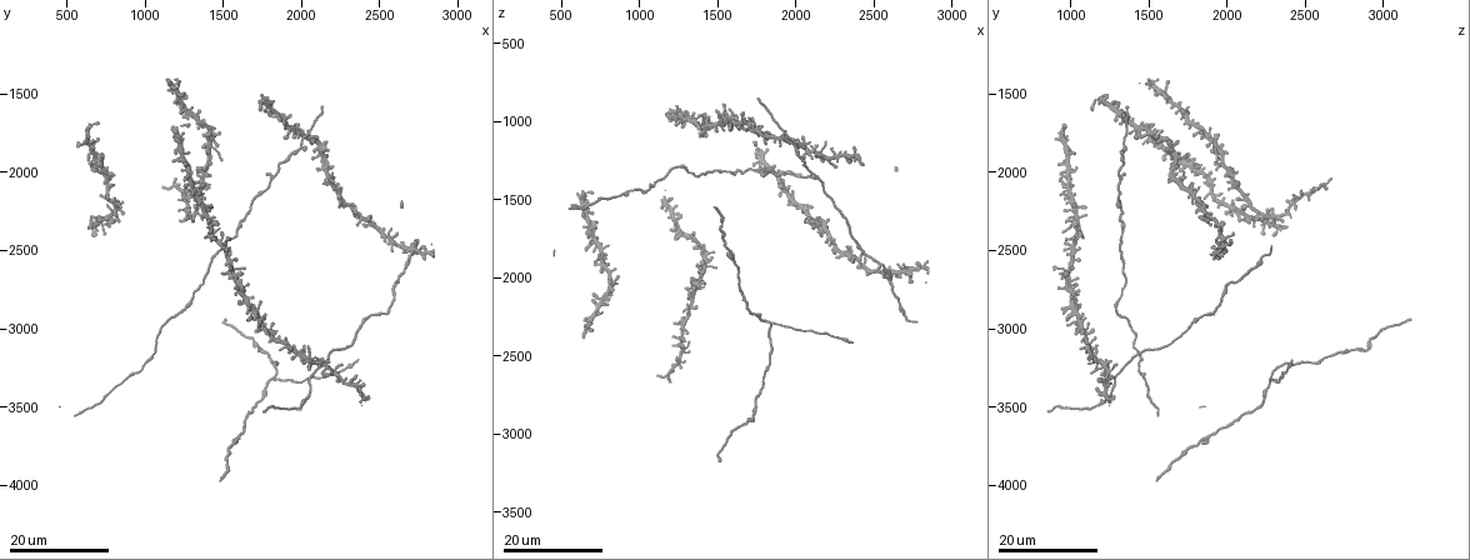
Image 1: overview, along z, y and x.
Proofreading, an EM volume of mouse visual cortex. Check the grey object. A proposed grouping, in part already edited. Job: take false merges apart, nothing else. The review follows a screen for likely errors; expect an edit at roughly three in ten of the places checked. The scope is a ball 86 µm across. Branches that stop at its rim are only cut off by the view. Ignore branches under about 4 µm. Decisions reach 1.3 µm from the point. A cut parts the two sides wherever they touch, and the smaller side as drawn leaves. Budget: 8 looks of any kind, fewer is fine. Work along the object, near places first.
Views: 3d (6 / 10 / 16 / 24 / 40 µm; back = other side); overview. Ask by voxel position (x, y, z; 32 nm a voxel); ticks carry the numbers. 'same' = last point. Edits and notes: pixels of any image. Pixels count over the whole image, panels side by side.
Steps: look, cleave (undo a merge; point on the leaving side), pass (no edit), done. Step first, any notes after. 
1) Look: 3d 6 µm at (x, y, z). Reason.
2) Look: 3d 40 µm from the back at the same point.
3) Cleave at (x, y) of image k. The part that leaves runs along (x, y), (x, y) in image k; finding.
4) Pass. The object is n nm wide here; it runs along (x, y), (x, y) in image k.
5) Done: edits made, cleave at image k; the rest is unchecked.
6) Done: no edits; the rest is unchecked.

Look: 3d 24 µm at (1980, 1840, 1340). Thin arm on a thick one.

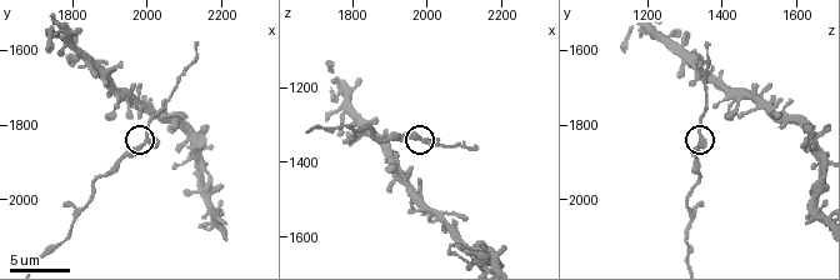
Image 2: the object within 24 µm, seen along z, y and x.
Look: 3d 6 µm at (1990, 1850, 1340). Zoom in.

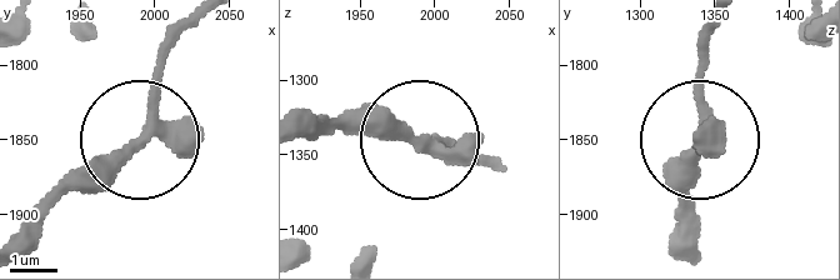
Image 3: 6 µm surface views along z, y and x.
Pass. It runs along (300, 130), (451, 143) in image 3; continuous, no second neuron.

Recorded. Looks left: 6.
Look: 3d 16 µm at (2680, 2480, 1980). Four or more arms meet.

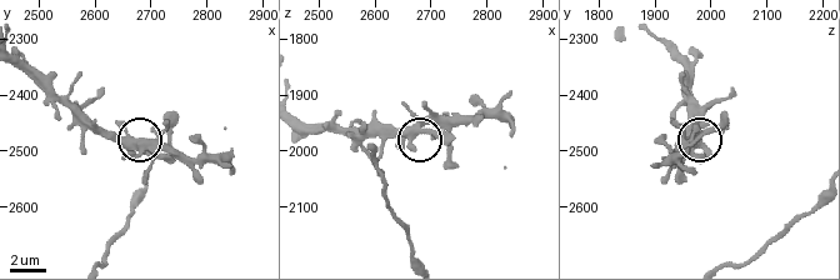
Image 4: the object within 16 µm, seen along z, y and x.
Look: 3d 6 µm at (2665, 2480, 1960).

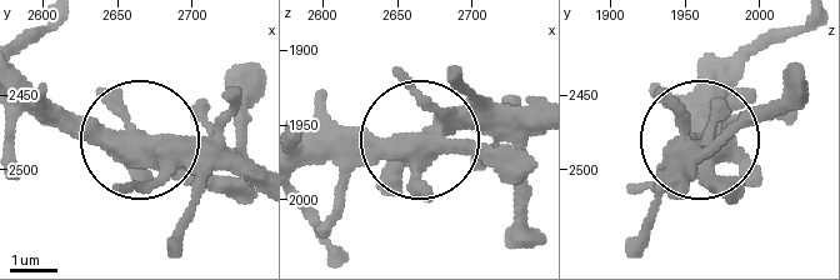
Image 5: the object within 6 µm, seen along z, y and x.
Look: 3d 6 µm from the back at (2662, 2484, 1960).

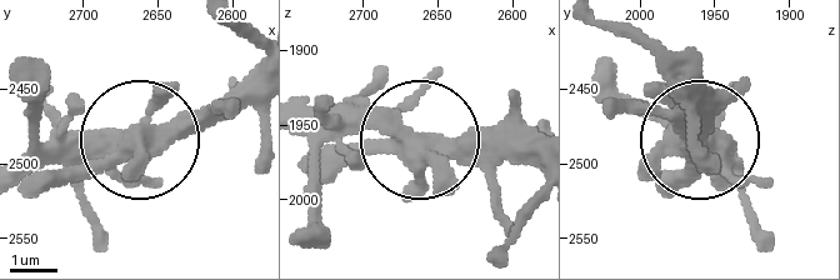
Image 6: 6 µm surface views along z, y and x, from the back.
Pass. The side arm is 7 µm long; one neuron here.

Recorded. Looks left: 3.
Look: 3d 24 µm at (1820, 3300, 2260). Side arm on a straight run.

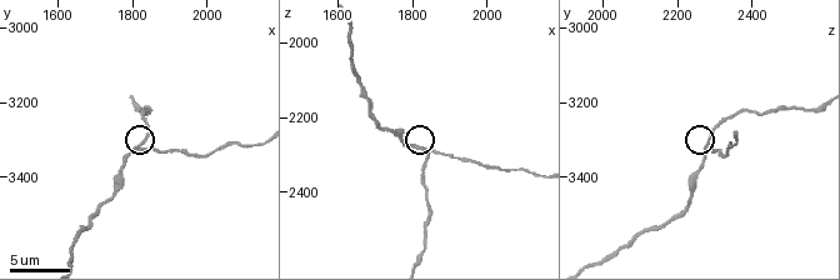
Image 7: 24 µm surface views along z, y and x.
Look: 3d 6 µm at (1830, 3310, 2290).

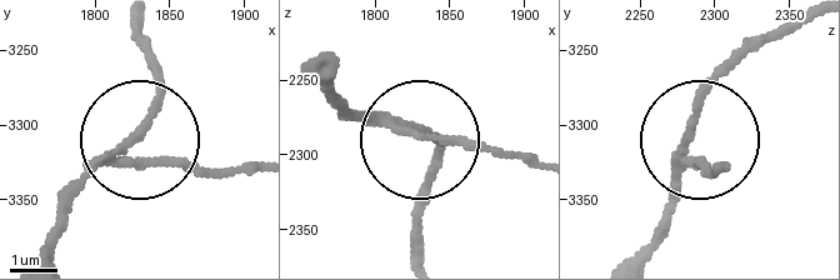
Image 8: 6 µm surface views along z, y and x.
Cleave at (173, 164) of image 8. The object is 160 nm wide here; the part that leaves runs along (108, 166), (259, 166) in image 8; a second neuron is stuck on.

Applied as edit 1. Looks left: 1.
Done: edits made, cleave at image 8; the rest is unchecked.

